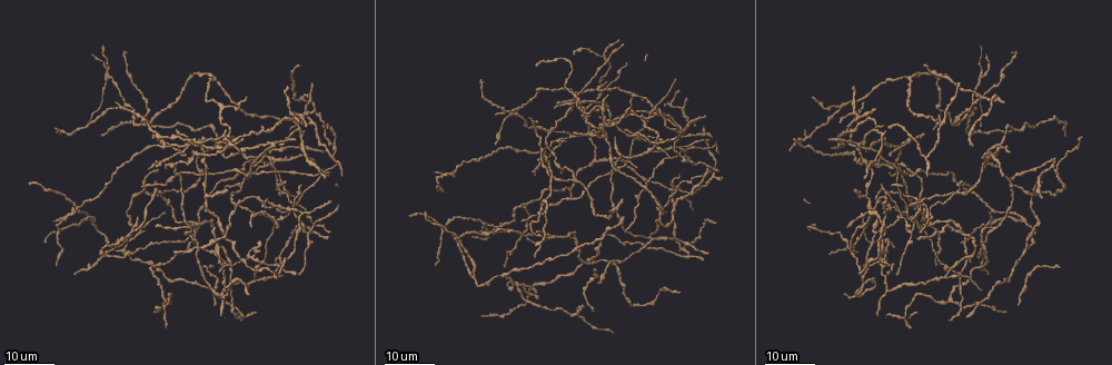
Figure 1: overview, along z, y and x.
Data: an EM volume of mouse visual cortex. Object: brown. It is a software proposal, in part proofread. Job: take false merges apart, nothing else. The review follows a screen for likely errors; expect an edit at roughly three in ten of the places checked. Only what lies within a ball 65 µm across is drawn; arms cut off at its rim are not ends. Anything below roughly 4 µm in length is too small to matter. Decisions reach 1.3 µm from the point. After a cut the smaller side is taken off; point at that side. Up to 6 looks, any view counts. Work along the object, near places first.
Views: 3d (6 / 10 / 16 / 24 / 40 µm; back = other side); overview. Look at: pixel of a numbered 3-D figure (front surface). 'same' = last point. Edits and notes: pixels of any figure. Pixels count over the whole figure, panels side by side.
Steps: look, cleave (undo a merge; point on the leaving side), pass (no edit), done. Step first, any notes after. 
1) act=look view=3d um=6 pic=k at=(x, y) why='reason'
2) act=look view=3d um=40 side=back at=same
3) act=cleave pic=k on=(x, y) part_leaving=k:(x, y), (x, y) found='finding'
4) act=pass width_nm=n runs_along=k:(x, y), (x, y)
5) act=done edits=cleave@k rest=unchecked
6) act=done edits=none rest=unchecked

act=look view=3d um=24 pic=1 at=(106, 253) why='three arms meet'

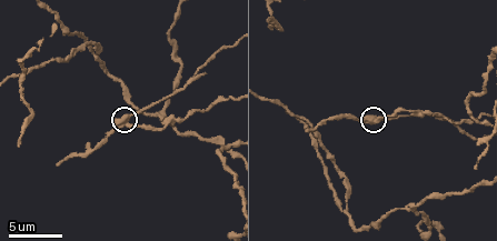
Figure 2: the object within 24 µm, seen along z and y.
act=look view=3d um=10 pic=2 at=(126, 117) why='zoom in'

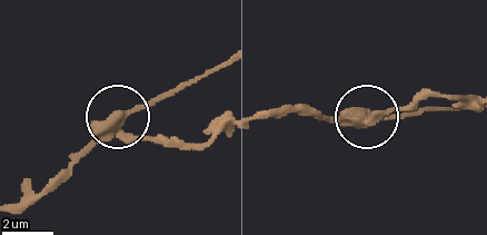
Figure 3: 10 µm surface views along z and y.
act=cleave pic=3 on=(145, 105) arms=3 part_leaving=3:(120, 124), (220, 70) found='two neurons meet here'

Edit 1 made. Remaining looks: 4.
act=look view=3d um=16 pic=1 at=(177, 150) why='thick turns thin'

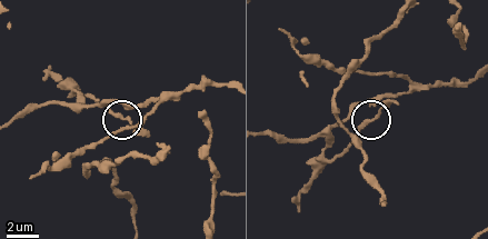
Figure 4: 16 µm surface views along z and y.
act=look view=3d um=10 pic=4 at=(115, 112) why='closer look'

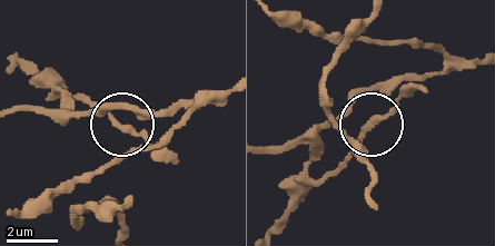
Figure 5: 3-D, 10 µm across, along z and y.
act=look view=3d um=6 pic=5 at=(375, 118)

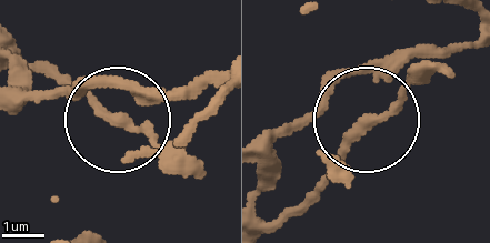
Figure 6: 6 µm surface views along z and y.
act=pass runs_along=6:(261, 219), (292, 212), (357, 127), (438, 67) found='one neuron here'

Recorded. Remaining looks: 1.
act=look view=3d um=10 pic=2 at=(94, 54) why='branch point'

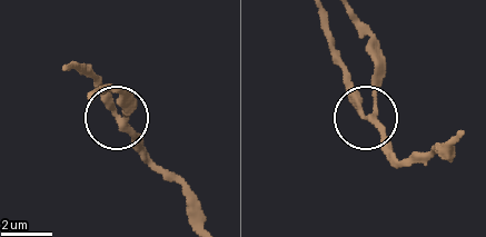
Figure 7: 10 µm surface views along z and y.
act=pass arms=3 runs_along=7:(200, 218), (195, 199), (149, 161), (125, 122), (128, 110) found='all the same neuron'

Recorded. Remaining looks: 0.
act=done edits=cleave@3 rest=unchecked

